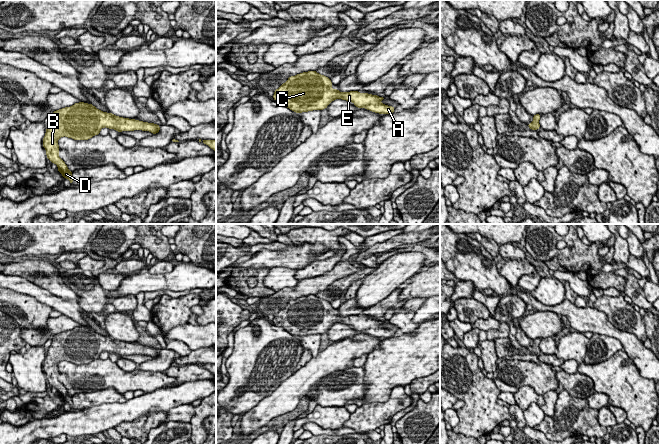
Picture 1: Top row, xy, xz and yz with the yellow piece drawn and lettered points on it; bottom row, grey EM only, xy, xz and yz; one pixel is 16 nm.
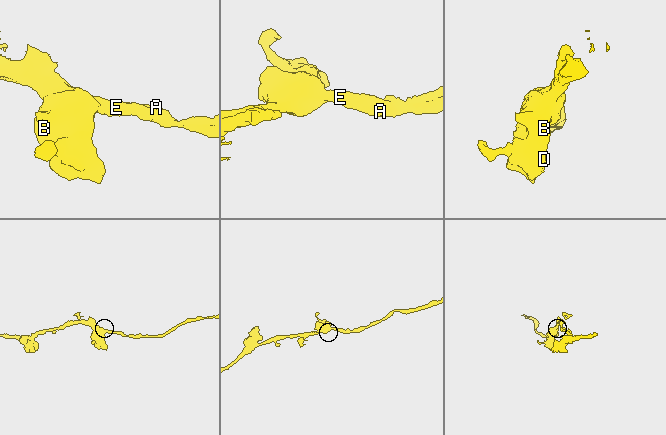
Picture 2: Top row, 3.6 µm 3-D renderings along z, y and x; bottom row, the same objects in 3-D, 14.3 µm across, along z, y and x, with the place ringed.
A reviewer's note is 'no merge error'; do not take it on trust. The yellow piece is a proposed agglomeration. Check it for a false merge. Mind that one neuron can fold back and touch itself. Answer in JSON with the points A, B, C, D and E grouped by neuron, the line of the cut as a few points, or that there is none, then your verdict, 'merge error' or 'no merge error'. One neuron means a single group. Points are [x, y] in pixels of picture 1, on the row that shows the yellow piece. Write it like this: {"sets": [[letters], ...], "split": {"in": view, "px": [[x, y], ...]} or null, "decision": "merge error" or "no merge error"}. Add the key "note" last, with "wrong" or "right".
{"sets": [["A", "B", "C", "D", "E"]], "split": null, "decision": "no merge error", "note": "right"}

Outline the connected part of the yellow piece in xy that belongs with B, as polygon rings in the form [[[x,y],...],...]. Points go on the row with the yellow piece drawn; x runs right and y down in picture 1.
[[[84,102],[54,111],[43,138],[43,147],[47,158],[57,165],[58,171],[63,178],[70,181],[70,184],[74,182],[73,172],[68,170],[67,165],[58,155],[60,151],[58,139],[66,136],[74,140],[88,140],[99,135],[100,130],[104,127],[118,132],[142,130],[153,134],[157,134],[160,130],[157,124],[119,117]]]

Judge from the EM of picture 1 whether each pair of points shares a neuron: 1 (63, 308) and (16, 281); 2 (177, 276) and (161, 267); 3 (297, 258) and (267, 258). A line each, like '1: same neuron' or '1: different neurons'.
1: same neuron
2: different neurons
3: same neuron

